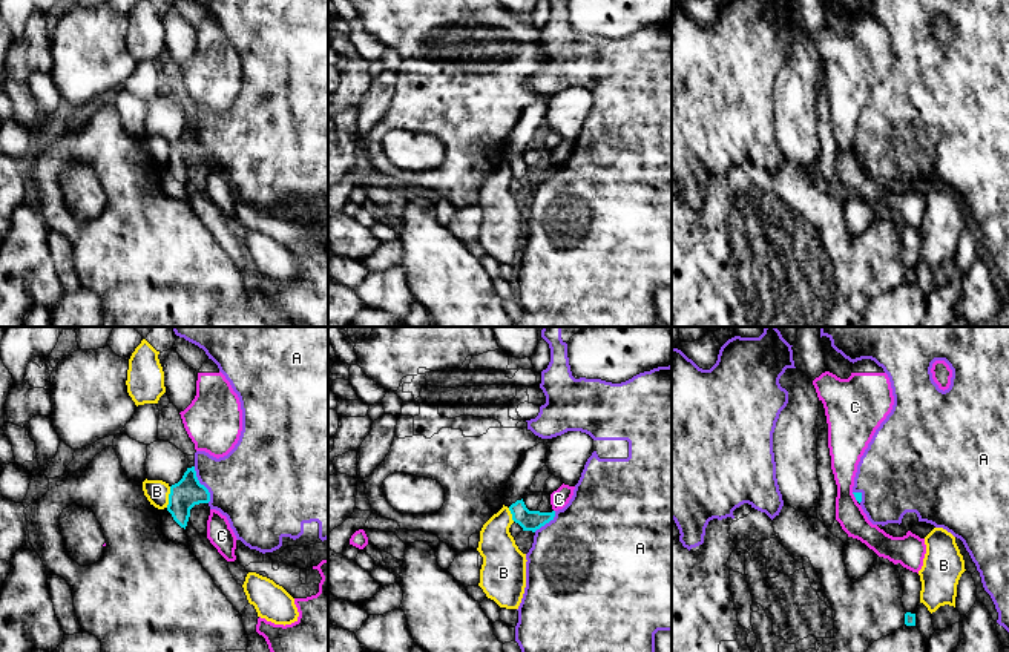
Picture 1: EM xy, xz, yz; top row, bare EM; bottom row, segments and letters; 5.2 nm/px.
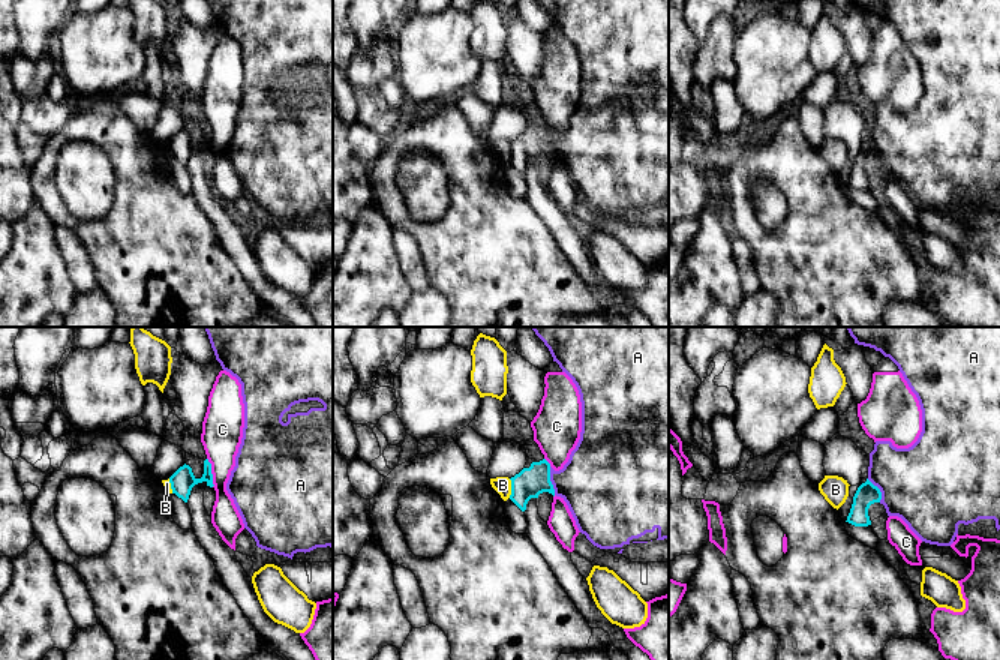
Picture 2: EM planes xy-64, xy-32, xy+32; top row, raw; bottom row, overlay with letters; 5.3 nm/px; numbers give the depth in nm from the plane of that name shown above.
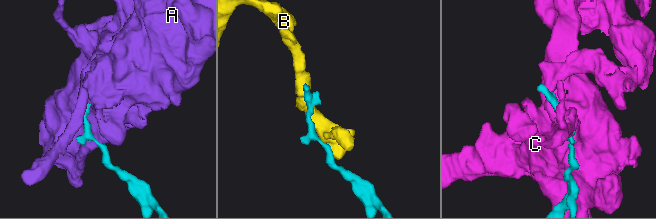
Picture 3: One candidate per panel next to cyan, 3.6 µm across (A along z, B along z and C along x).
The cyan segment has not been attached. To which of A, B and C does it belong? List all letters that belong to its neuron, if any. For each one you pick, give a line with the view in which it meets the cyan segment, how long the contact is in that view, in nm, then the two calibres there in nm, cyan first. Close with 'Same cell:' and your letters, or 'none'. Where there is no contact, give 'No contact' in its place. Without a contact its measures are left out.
A: Touches cyan in xy. Shared border 200 nm. Thickness 150 nm (cyan) against 400 nm
Same cell: A

